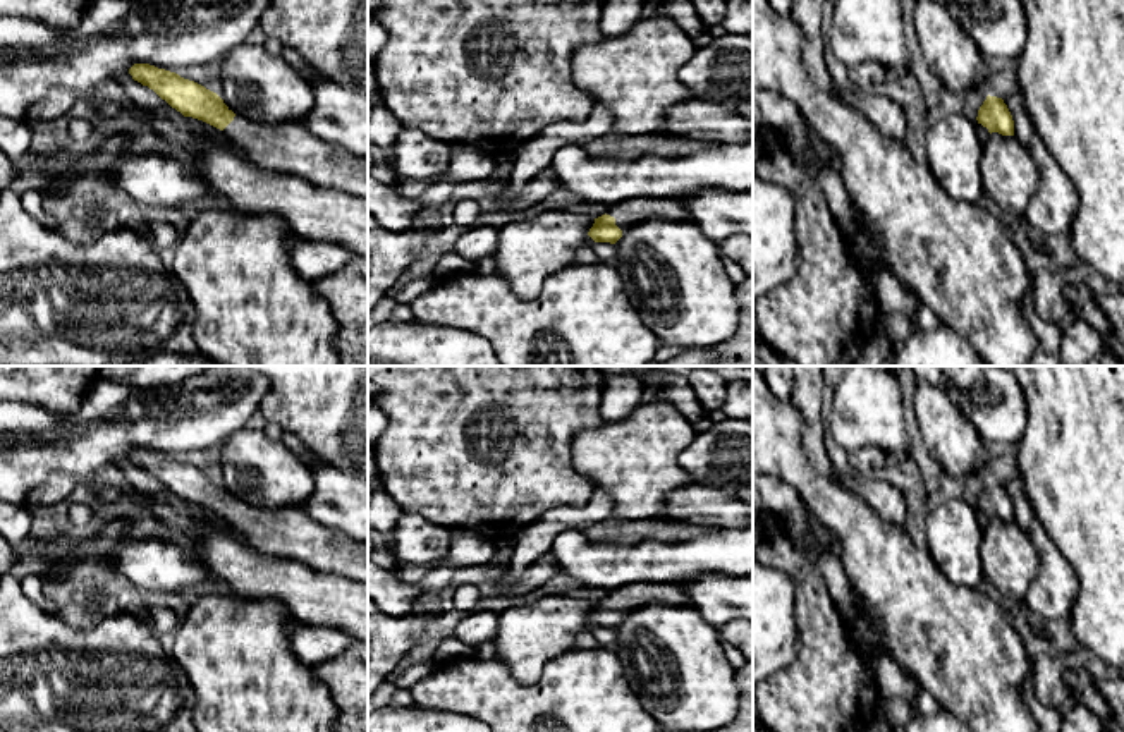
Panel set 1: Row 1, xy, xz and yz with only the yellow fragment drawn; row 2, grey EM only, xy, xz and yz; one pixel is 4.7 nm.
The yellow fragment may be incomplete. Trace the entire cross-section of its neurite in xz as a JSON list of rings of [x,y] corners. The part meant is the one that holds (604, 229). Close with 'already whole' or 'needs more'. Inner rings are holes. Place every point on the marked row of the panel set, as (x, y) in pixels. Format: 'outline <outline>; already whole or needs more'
outline [[[639,198],[608,206],[608,211],[595,218],[588,235],[595,242],[615,244],[622,230],[646,220],[691,220],[689,210],[681,199]]]; needs more

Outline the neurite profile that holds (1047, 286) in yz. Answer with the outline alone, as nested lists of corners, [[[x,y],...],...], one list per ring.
[[[1054,266],[1031,273],[1031,299],[1038,314],[1055,325],[1060,325],[1072,314],[1072,308],[1064,297],[1064,278]]]

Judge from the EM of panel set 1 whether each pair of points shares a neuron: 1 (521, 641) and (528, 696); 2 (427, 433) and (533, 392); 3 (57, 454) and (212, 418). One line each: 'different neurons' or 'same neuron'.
1: different neurons
2: same neuron
3: same neuron

